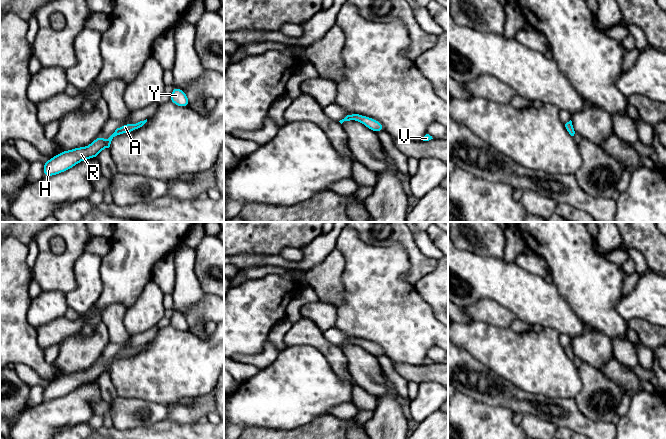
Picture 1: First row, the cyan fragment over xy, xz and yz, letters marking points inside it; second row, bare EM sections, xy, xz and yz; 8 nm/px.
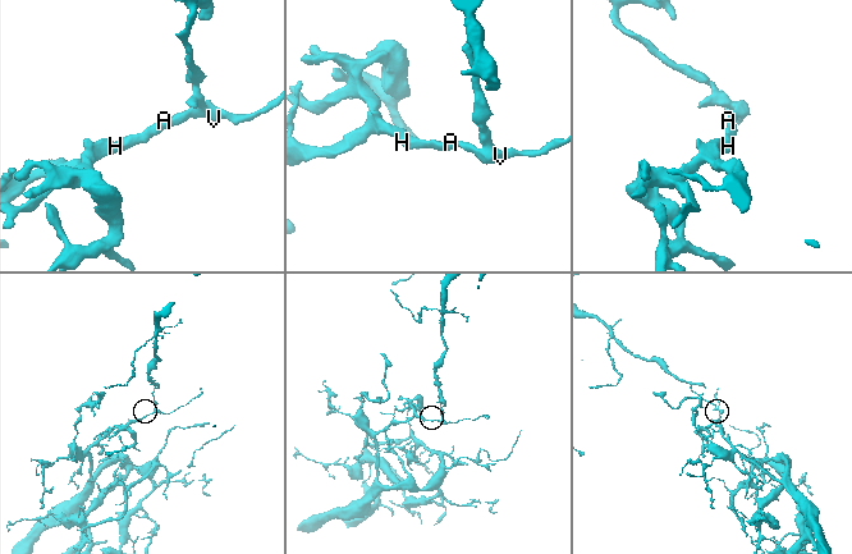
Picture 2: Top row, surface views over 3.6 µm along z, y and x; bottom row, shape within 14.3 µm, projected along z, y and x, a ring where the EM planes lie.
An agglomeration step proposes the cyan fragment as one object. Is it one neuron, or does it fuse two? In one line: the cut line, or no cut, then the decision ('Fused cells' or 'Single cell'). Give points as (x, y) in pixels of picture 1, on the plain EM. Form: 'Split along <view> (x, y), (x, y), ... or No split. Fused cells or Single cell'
Split along xz (360, 339), (357, 344). Fused cells

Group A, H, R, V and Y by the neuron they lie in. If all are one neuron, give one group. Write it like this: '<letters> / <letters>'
A H R / V Y

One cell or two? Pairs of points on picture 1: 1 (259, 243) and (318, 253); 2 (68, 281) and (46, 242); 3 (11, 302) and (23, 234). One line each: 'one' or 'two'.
1: two
2: one
3: two

